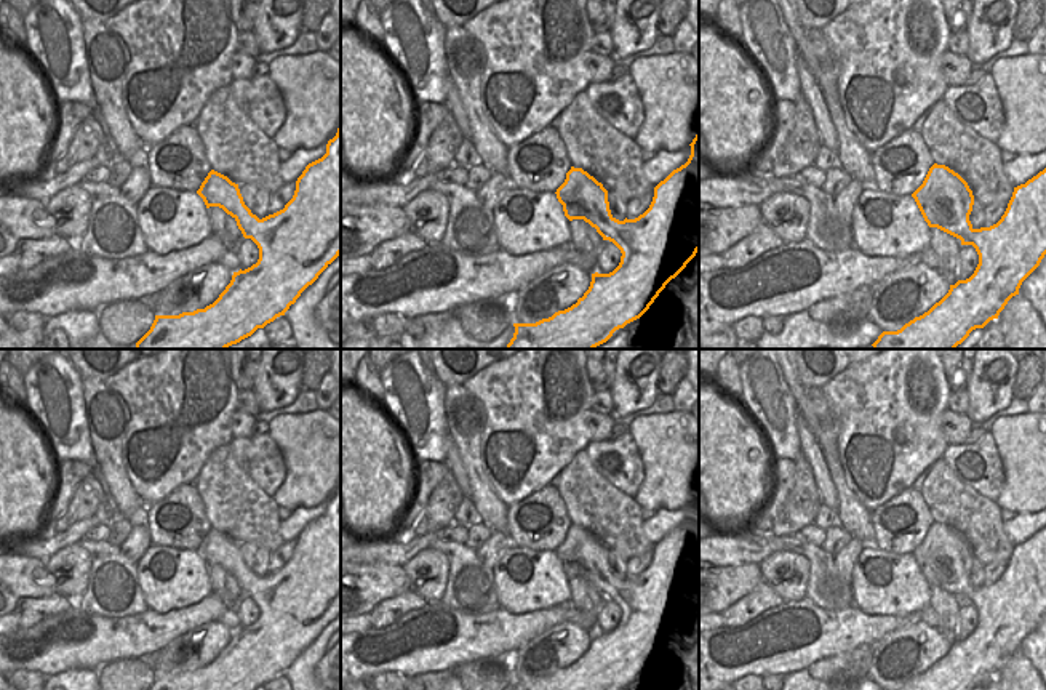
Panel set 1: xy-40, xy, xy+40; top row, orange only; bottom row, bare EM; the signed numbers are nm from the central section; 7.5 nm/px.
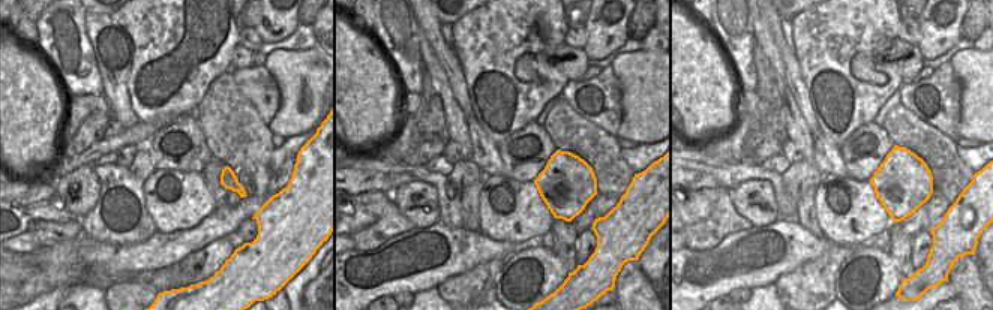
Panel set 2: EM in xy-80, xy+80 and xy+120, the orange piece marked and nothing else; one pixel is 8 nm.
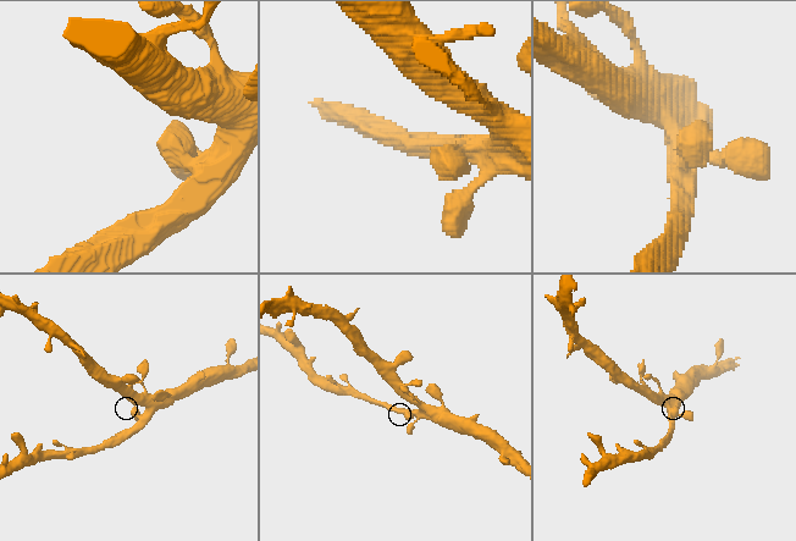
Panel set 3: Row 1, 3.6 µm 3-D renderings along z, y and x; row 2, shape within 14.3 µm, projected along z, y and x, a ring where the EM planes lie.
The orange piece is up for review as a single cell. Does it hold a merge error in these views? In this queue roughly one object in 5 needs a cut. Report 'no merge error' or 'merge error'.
no merge error

